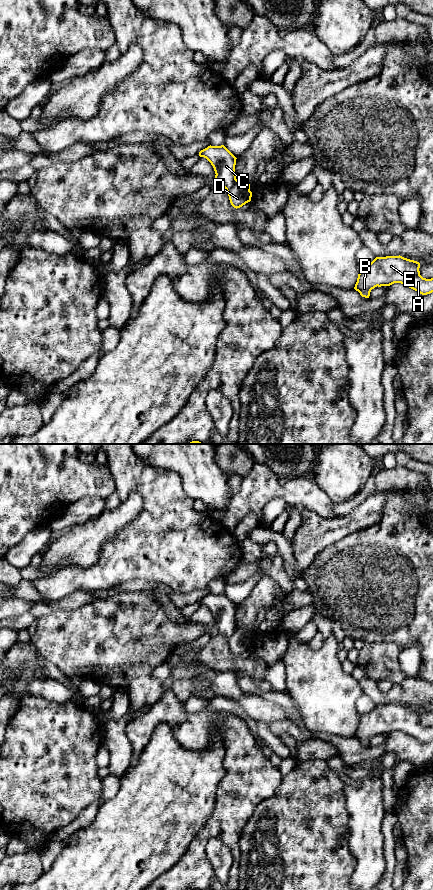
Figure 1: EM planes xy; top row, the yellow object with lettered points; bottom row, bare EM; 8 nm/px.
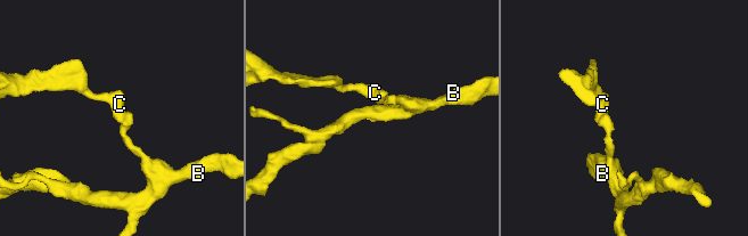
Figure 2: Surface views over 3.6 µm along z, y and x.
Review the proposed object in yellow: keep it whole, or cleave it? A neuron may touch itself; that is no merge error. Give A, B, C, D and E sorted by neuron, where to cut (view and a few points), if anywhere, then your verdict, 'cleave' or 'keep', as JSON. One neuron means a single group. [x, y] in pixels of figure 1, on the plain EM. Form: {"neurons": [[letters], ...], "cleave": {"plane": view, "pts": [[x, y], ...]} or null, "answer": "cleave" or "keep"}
{"neurons": [["A", "B", "D", "E"], ["C"]], "cleave": {"plane": "xy", "pts": [[236, 627], [228, 640]]}, "answer": "cleave"}

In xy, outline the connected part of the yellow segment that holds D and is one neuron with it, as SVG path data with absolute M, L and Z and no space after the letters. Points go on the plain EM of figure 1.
M237 628L228 640L229 648L234 656L240 656L251 649L252 640L250 632L245 629Z

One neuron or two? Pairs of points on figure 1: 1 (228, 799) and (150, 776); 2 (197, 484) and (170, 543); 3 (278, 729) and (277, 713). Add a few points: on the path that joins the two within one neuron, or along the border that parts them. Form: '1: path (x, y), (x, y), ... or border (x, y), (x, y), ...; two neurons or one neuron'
1: border (225, 774), (217, 787), (216, 801), (209, 818); two neurons
2: border (180, 476), (183, 482), (183, 491), (194, 499); two neurons
3: border (288, 719), (273, 721), (268, 724); two neurons

